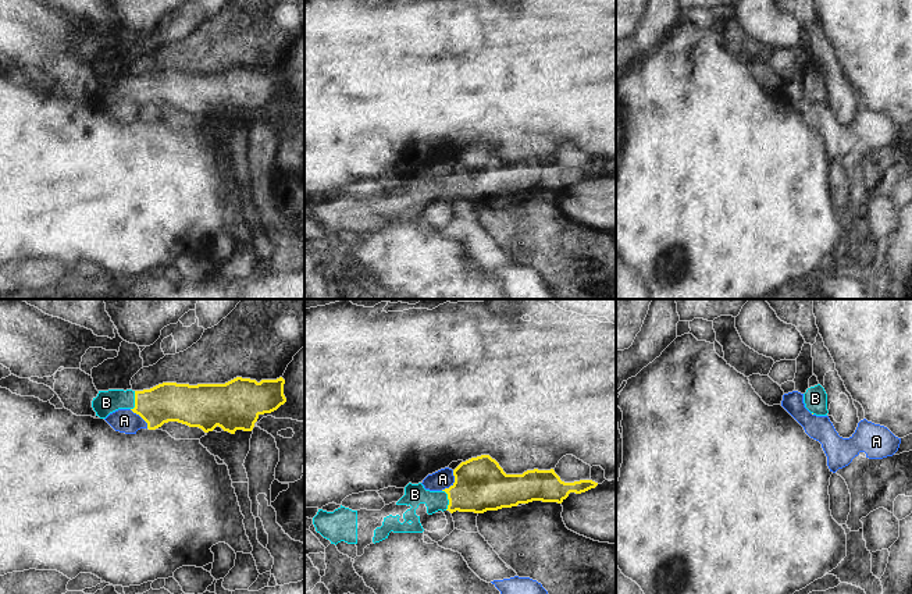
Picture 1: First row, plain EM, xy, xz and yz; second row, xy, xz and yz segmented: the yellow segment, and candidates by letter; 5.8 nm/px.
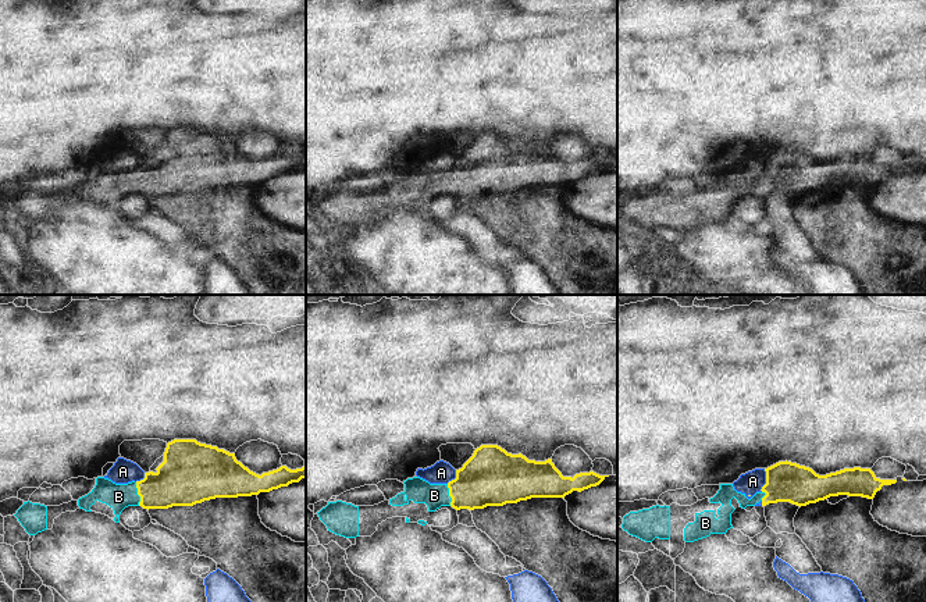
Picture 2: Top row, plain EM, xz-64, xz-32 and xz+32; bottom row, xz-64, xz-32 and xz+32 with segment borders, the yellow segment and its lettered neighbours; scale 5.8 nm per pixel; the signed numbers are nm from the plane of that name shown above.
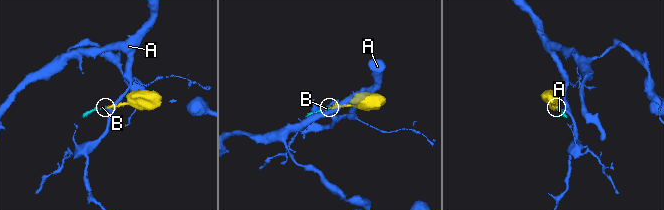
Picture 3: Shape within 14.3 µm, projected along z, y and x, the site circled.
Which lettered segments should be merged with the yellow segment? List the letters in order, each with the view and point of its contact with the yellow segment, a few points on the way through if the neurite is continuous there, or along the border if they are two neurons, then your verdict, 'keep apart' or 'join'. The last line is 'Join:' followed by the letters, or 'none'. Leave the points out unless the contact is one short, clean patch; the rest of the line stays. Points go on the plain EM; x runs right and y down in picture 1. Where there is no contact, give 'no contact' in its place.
A: meets yellow in xz at (453, 171); border along xz (453, 159), (453, 170), (441, 178); keep apart
B: meets yellow in xz at (448, 187); runs through xz (480, 173), (465, 184), (448, 187), (428, 187), (414, 182); join
Join: B

